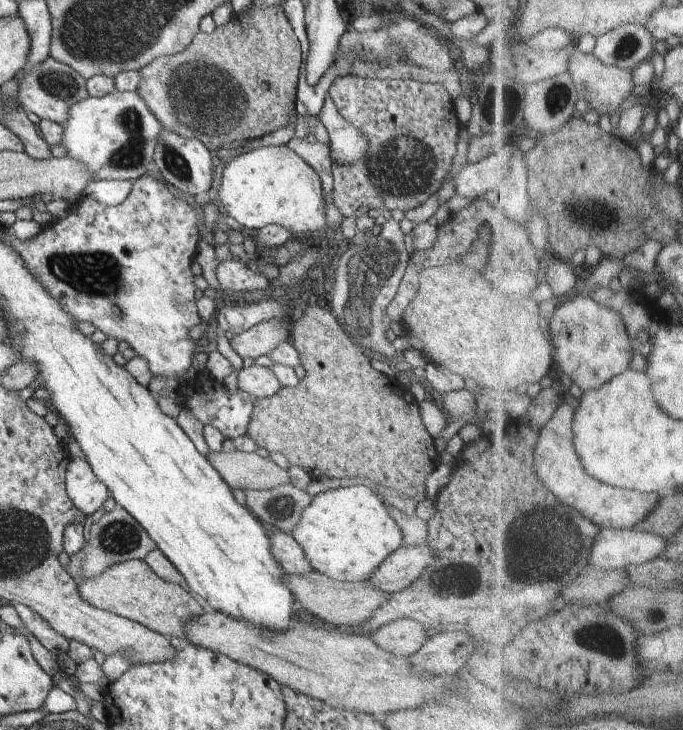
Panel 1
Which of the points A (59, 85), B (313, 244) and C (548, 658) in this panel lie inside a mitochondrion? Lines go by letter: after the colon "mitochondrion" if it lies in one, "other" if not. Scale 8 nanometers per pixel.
A: mitochondrion
B: other
C: other

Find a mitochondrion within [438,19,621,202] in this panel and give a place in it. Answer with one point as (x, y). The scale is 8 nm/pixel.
(557, 97)

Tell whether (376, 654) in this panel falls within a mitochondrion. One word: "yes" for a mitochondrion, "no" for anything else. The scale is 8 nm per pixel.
no

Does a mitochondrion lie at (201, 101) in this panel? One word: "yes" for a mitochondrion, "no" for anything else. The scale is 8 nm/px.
yes

